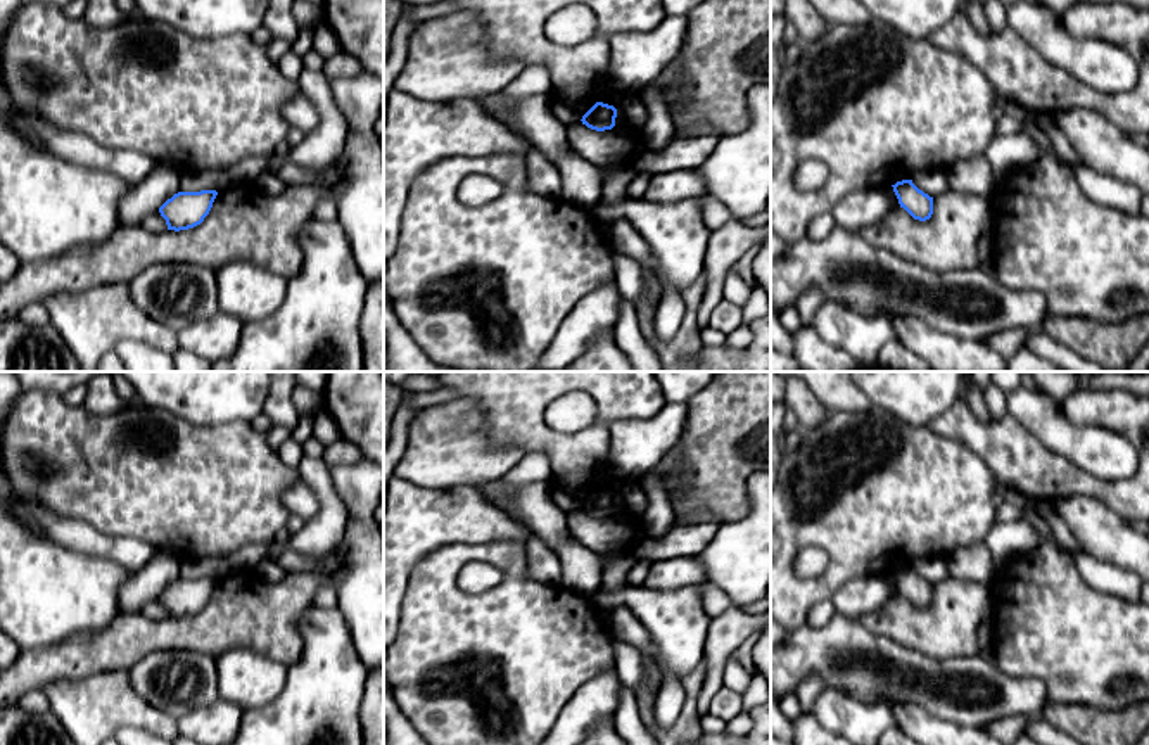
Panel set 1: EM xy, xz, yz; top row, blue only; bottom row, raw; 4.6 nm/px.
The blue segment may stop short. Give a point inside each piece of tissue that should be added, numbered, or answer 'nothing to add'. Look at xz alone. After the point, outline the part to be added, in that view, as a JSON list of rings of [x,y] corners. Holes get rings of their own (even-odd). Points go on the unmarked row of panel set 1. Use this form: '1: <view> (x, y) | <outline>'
nothing to add

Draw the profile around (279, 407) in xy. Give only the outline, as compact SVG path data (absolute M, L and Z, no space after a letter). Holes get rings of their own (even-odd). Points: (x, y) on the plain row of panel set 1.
M273 372L271 385L263 406L263 413L273 425L294 429L299 422L299 411L292 401L292 392L297 387L295 372Z

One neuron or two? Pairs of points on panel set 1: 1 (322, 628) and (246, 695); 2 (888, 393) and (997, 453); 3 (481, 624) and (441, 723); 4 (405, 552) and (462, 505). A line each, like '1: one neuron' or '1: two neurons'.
1: two neurons
2: two neurons
3: one neuron
4: one neuron

